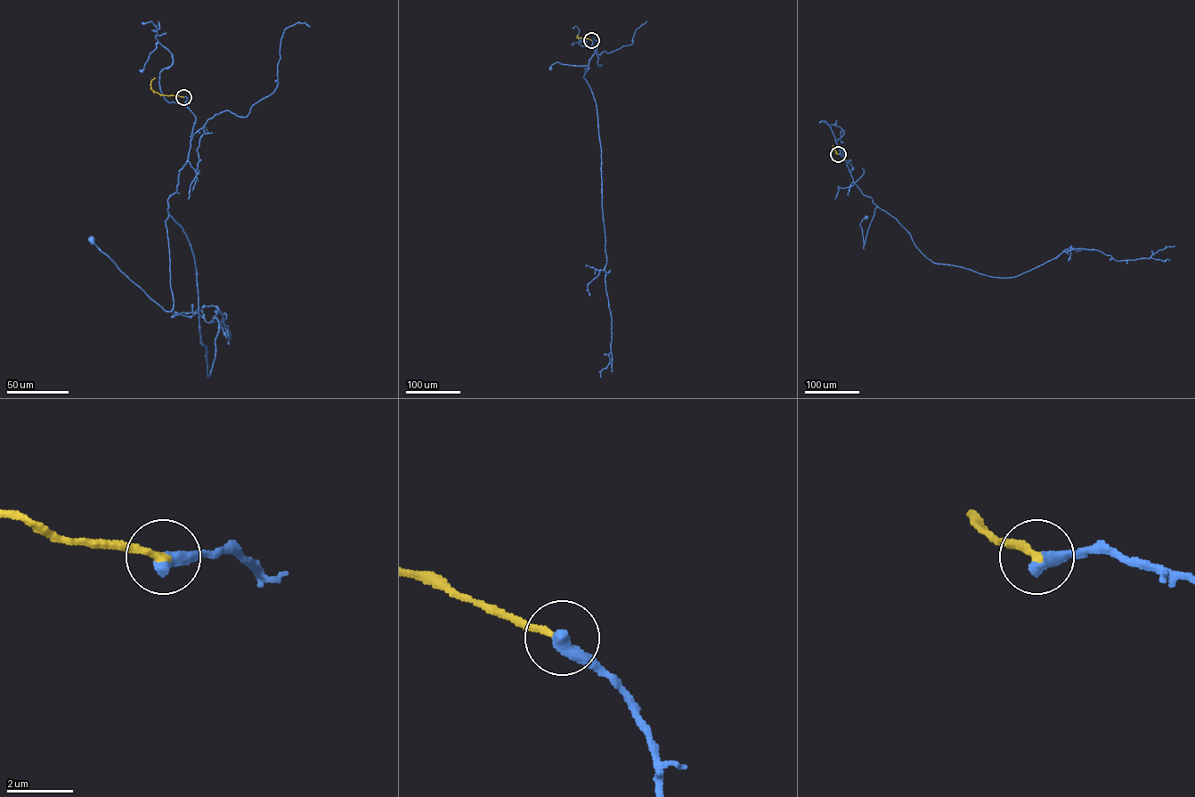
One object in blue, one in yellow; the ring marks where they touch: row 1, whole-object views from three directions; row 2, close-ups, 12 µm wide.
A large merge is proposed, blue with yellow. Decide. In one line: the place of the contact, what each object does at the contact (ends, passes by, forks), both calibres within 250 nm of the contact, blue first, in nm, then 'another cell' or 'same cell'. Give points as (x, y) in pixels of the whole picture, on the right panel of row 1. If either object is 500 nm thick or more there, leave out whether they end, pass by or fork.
place (838, 154); blue ends; yellow ends; calibres 440 and 280 nm; same cell

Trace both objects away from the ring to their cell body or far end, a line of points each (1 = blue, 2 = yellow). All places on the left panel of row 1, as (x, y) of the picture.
1: (183, 97), (196, 120), (177, 191), (167, 200), (173, 309), (165, 311), (91, 240)
2: (183, 97), (160, 94), (153, 91), (150, 84), (155, 77)

